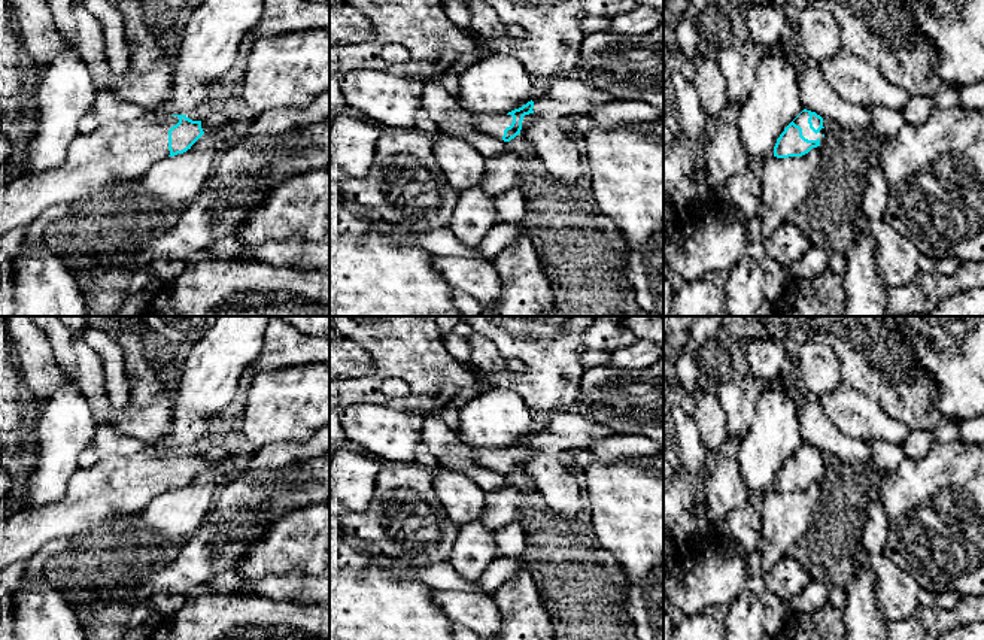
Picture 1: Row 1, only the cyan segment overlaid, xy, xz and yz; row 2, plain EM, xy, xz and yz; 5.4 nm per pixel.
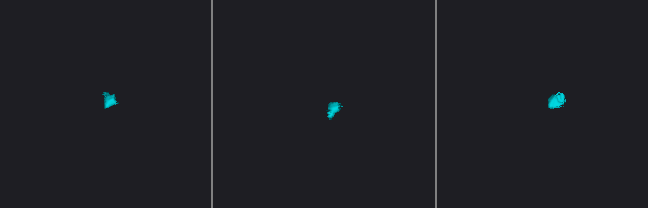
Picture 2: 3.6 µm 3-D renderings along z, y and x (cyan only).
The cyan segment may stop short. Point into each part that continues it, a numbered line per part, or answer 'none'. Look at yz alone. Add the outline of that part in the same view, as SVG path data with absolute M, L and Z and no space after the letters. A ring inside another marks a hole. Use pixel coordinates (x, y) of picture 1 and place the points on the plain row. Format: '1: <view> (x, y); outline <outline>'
1: yz (802, 454); outline M802 446L793 457L802 462L802 470L808 474L820 474L820 479L824 476L824 462L821 462L817 468L810 462L808 458L808 446Z

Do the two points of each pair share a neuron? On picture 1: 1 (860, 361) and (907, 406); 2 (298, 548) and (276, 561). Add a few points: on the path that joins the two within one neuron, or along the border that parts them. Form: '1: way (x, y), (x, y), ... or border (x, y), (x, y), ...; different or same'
1: way (872, 373), (896, 399); same
2: way (292, 548), (282, 555); same

